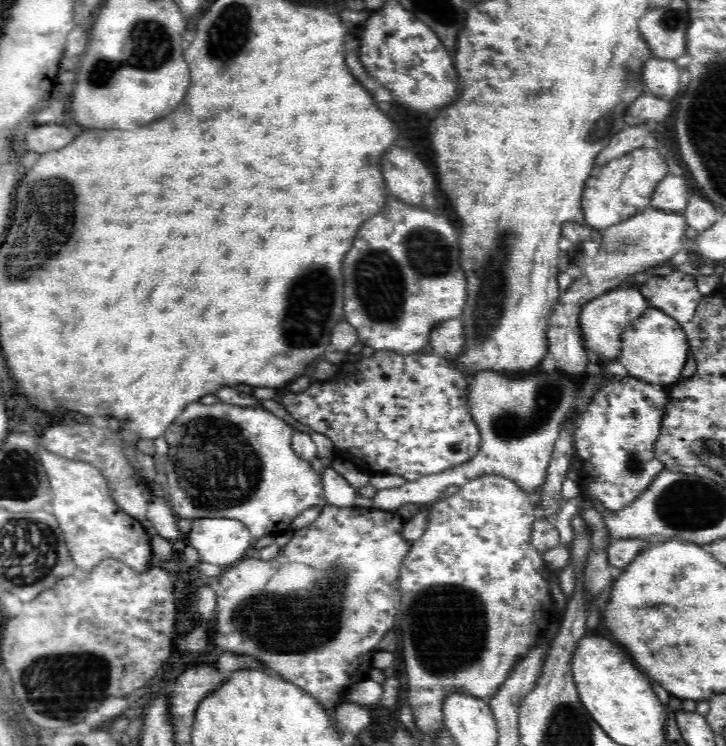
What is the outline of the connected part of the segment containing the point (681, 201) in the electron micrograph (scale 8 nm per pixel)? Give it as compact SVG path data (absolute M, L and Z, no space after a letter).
M664 175L652 193L651 206L668 212L684 213L692 190L692 184L686 177Z

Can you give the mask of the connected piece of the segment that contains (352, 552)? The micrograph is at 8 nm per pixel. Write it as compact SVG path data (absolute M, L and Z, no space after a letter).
M324 505L319 516L308 526L294 530L291 540L280 549L280 552L270 560L258 560L251 555L246 560L223 570L220 576L220 588L217 593L217 610L214 620L211 621L212 634L211 643L222 649L223 652L246 653L260 661L266 666L272 676L281 676L292 684L299 686L308 694L311 694L325 709L328 710L330 718L334 719L335 709L343 702L343 696L353 684L364 681L370 676L372 662L370 654L378 646L378 642L384 638L388 630L394 626L394 614L400 606L401 591L399 590L399 578L402 563L413 547L413 541L406 540L401 535L405 521L397 512L383 511L373 507L359 507L352 505L340 508L338 505Z

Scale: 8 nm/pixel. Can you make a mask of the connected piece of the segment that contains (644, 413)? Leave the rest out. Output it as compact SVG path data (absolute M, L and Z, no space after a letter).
M629 375L621 378L607 378L588 402L582 416L574 428L575 451L580 456L581 466L590 474L588 490L581 488L581 494L587 498L598 498L608 510L622 510L630 506L665 469L658 460L654 448L661 436L662 419L666 413L668 394L660 390L660 385L640 382Z

